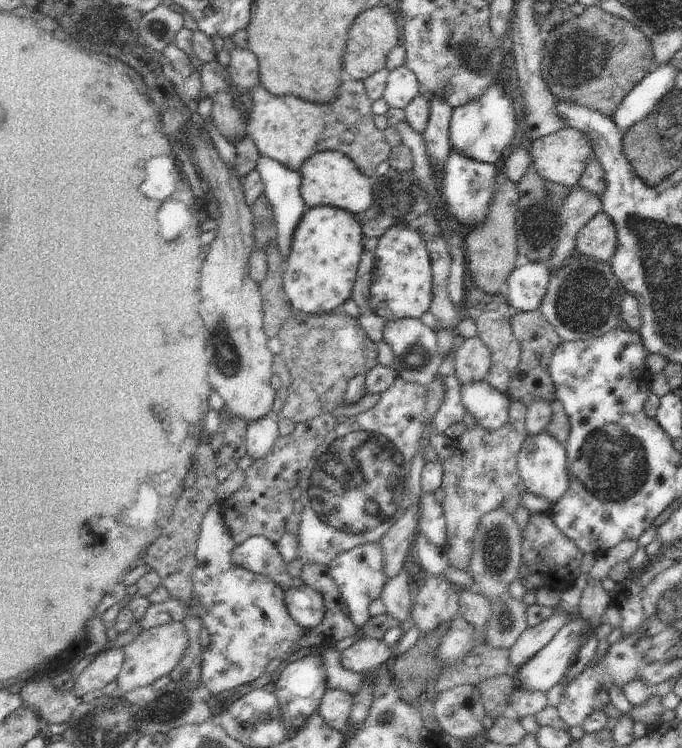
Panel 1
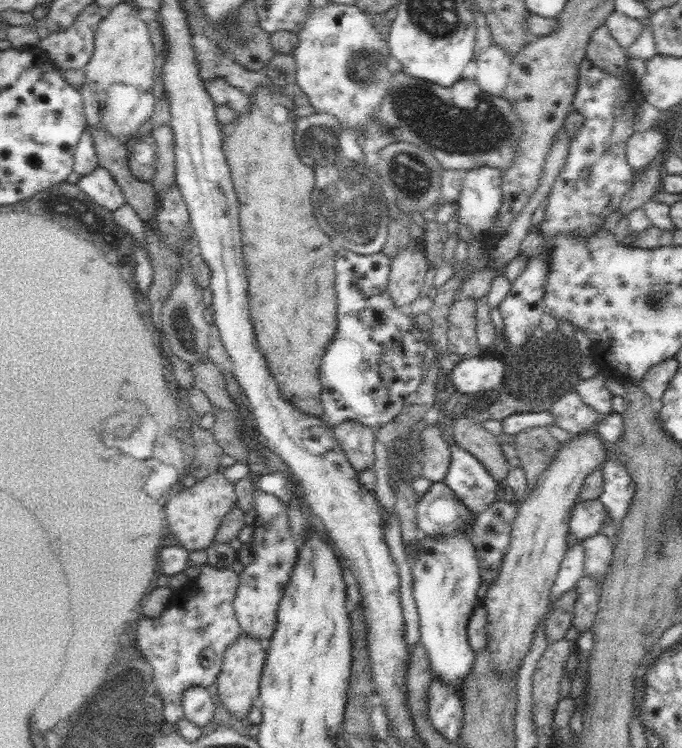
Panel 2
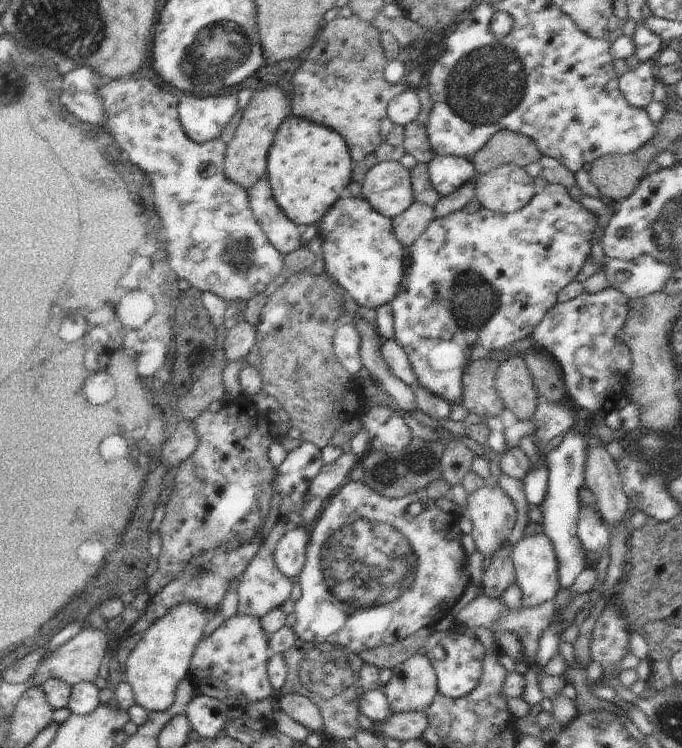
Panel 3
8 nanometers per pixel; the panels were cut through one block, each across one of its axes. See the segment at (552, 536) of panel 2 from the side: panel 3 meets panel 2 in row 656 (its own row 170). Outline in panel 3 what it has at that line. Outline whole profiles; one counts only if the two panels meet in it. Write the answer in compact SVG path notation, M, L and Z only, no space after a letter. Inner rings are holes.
M514 163L481 175L475 182L474 192L482 207L506 214L524 208L537 193L534 179Z

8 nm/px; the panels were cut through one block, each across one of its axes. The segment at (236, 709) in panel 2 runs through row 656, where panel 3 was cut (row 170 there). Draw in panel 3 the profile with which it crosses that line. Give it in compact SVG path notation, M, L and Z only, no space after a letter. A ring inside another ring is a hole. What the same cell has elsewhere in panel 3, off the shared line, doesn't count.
M277 84L268 85L272 86L253 93L235 135L228 144L223 162L226 178L232 180L247 192L267 172L268 151L274 142L278 127L290 114L291 96L284 96L283 91Z

